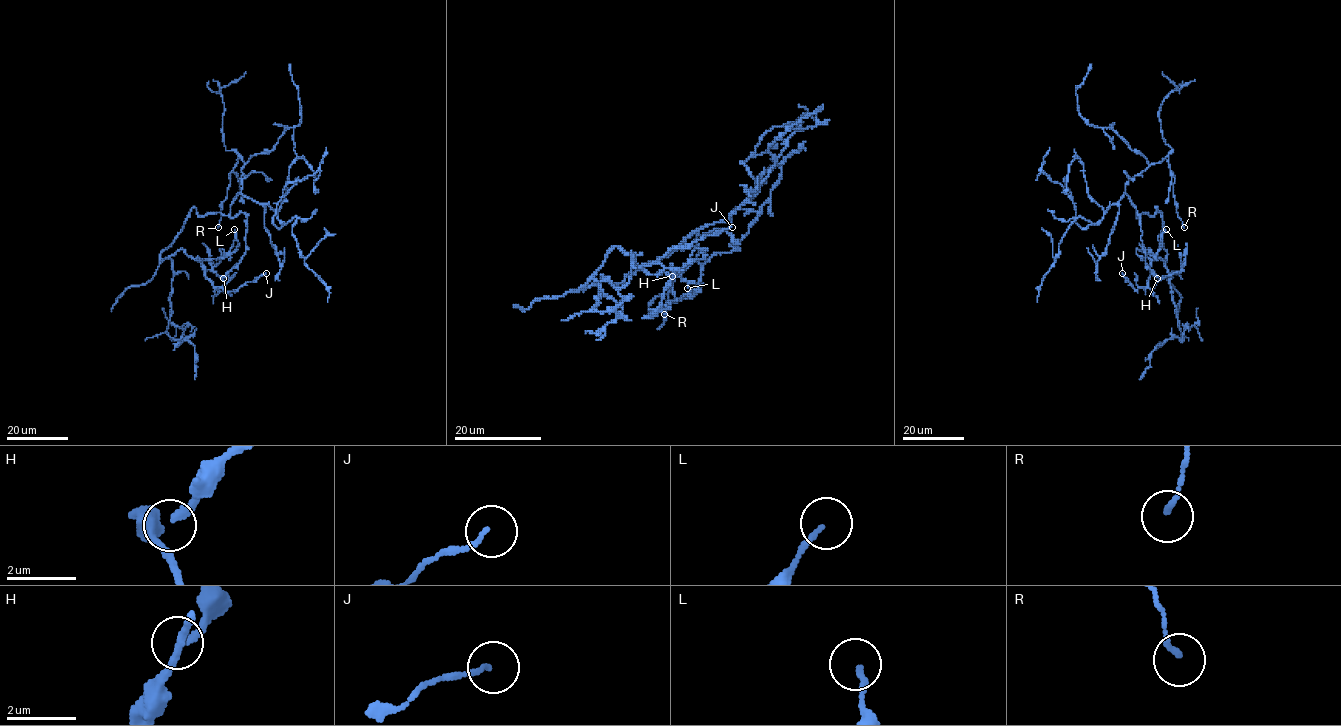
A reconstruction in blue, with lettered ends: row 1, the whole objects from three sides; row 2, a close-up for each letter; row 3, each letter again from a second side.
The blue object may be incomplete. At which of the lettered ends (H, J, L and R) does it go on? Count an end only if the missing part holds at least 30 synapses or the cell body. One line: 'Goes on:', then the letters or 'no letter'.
Goes on: no letter

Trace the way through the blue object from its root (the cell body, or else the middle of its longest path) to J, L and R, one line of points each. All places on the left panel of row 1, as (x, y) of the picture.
J: (203, 216), (192, 209), (162, 259), (182, 249), (198, 258), (214, 287), (228, 291), (266, 273)
L: (203, 216), (192, 209), (162, 259), (182, 249), (196, 260), (224, 258), (234, 229)
R: (203, 216), (230, 213), (231, 203), (243, 186), (240, 177), (244, 163), (240, 156), (229, 176), (218, 227)

